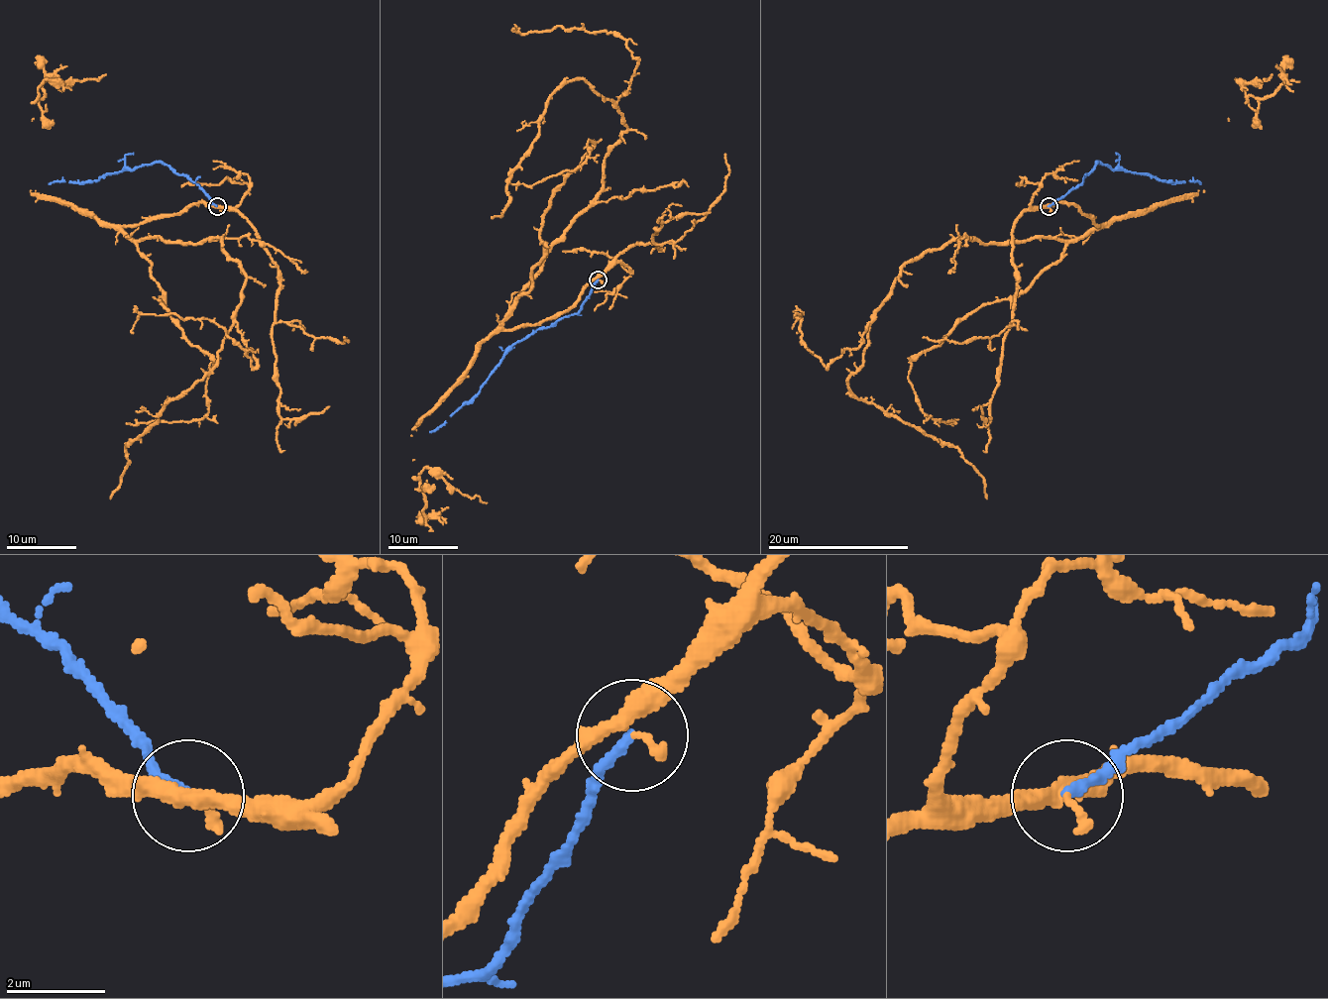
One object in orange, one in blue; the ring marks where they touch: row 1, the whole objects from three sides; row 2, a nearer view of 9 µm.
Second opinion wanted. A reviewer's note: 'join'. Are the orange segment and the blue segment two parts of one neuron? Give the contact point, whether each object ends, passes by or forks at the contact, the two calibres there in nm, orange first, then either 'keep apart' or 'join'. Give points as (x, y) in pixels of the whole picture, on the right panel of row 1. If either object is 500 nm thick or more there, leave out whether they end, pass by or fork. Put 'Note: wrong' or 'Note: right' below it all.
(1049, 206) | orange passes by | blue ends | 300/200 nm | keep apart
Note: wrong

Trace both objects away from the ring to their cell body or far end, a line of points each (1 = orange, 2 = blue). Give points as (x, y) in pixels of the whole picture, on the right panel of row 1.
1: (1049, 206), (1071, 202), (1098, 227), (926, 250), (897, 277), (847, 379), (849, 390), (955, 447), (987, 499)
2: (1049, 206), (1082, 182), (1098, 162), (1112, 168), (1142, 172), (1163, 181), (1193, 181), (1200, 184)

